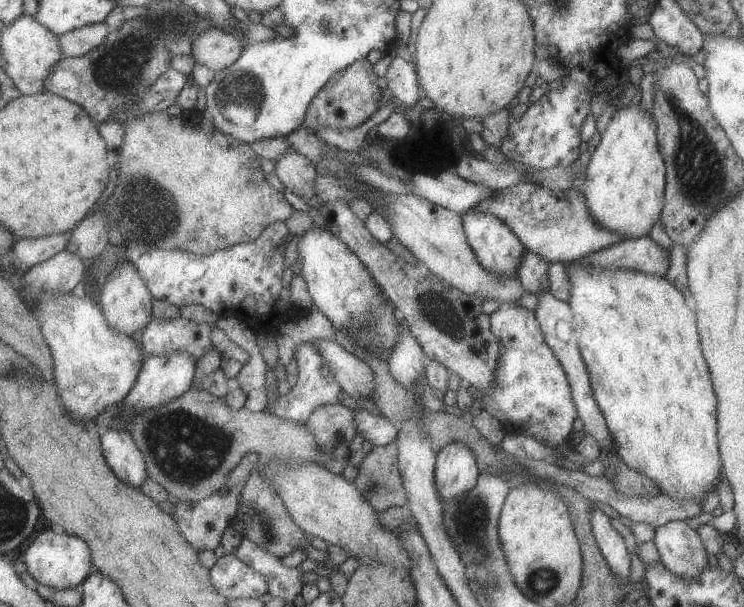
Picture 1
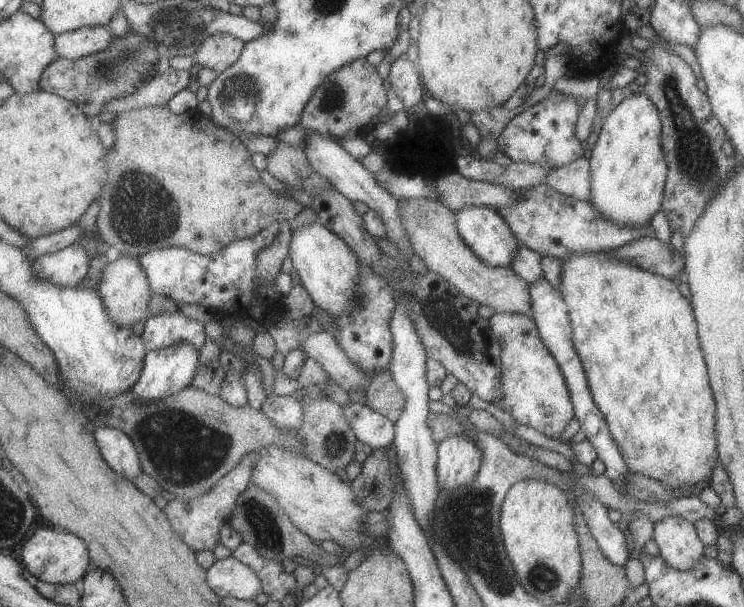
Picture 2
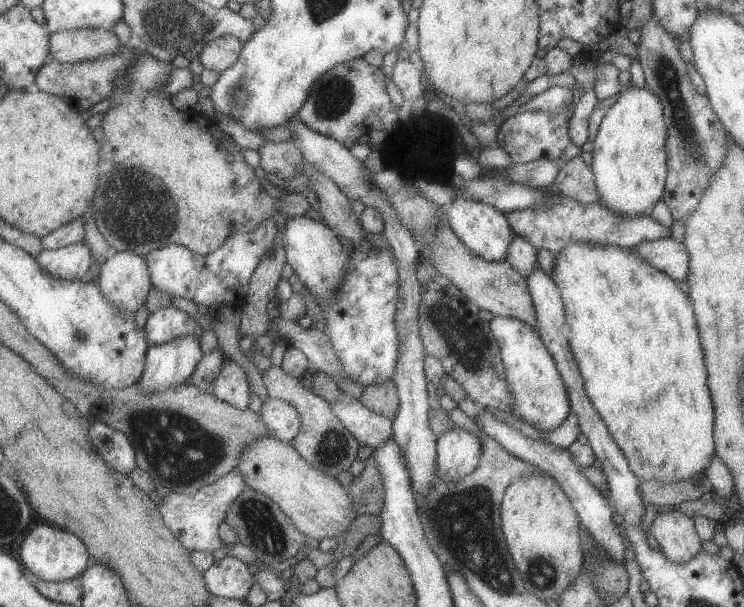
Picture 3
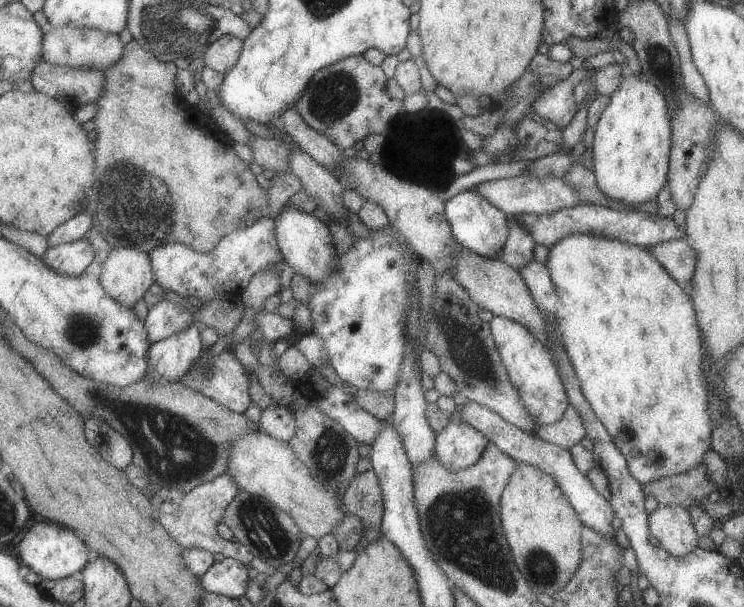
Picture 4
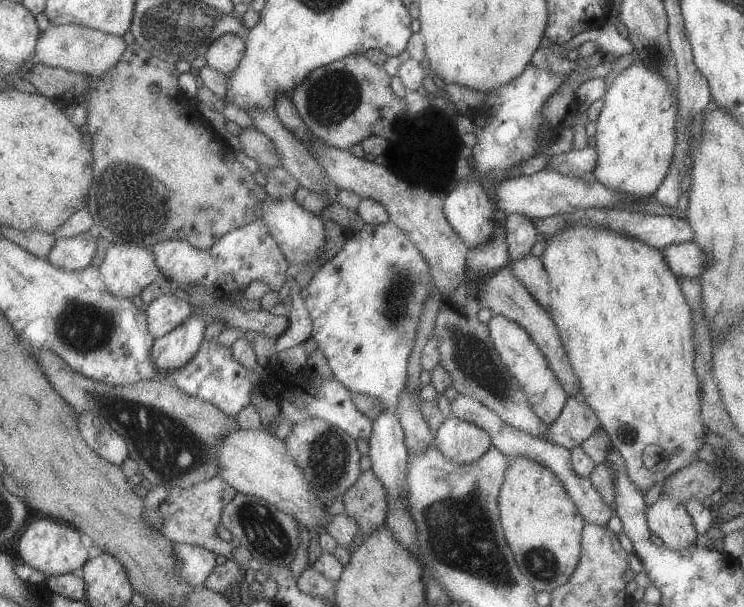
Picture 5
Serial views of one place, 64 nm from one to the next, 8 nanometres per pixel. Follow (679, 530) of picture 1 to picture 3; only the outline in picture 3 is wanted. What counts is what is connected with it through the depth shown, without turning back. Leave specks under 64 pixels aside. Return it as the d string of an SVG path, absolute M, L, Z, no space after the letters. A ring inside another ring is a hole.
M677 510L657 512L651 524L651 536L657 540L659 552L675 564L687 564L701 552L703 540L697 536L693 518Z

